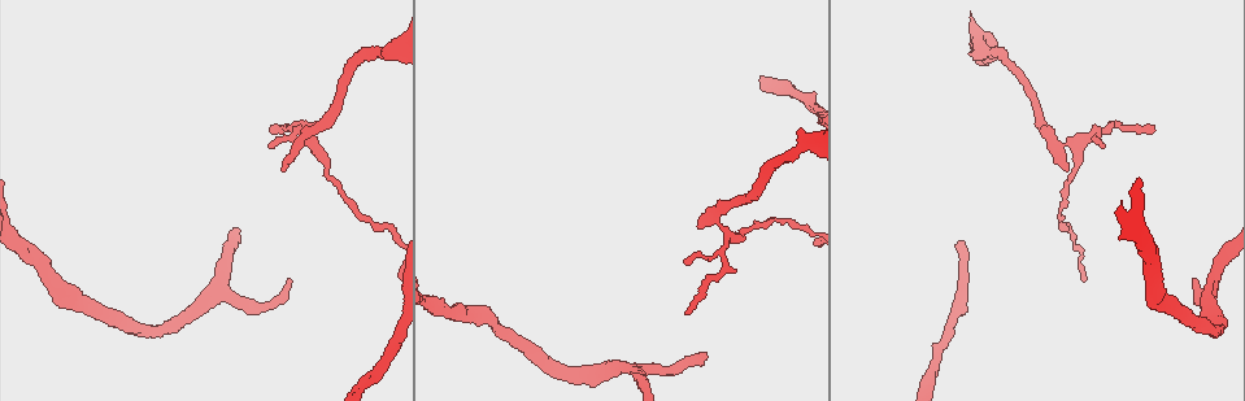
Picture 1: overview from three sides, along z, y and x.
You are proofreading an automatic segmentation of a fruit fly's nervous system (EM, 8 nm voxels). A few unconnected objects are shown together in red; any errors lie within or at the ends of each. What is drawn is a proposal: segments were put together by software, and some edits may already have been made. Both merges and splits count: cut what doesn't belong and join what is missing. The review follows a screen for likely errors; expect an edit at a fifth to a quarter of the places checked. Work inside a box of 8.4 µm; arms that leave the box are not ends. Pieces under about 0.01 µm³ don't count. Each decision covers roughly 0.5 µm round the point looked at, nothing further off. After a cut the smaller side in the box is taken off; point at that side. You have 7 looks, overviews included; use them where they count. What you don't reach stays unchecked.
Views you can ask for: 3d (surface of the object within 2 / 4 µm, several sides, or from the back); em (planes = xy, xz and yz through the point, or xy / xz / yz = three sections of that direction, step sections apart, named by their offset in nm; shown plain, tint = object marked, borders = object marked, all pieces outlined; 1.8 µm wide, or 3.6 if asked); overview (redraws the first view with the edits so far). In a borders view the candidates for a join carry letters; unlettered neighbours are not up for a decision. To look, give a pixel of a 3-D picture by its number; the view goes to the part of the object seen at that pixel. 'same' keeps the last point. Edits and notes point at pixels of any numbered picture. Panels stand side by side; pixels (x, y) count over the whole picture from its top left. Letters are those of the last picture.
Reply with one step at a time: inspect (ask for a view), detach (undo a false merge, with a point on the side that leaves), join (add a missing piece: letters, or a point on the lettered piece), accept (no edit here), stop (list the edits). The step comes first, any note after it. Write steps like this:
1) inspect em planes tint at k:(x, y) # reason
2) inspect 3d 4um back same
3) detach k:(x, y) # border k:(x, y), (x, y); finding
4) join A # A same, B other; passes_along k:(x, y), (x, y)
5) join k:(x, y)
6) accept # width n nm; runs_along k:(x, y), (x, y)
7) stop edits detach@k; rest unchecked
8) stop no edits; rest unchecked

inspect em yz step 16 borders at 1:(283, 171) # an open end

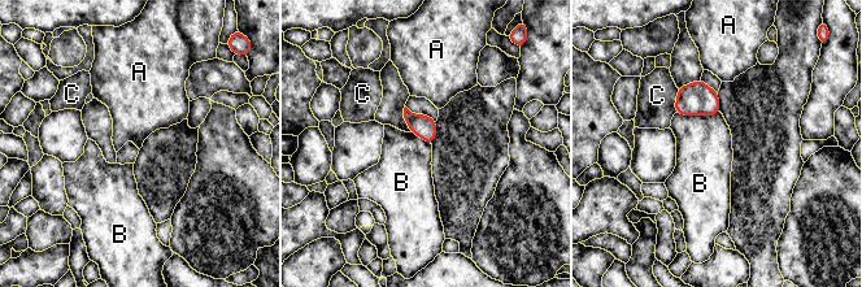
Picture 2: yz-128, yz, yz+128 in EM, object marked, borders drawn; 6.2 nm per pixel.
accept # A other, B other, C other; border 2:(719, 111), (708, 116), (677, 113); no lettered piece goes on from it

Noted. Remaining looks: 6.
inspect em xy step 16 borders at 1:(290, 280) # branch stops here

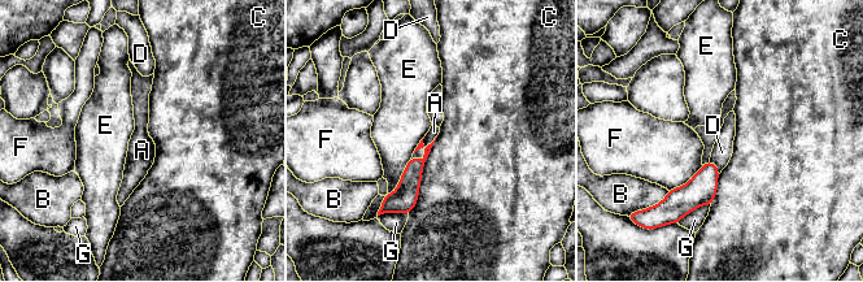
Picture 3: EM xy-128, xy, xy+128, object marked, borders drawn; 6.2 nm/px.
join A # longest_contact C 500 nm; A same, B other, C other, D other, E other, F other, G other; passes_along 3:(408, 189), (425, 152), (434, 131); the cell continues

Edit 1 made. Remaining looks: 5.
stop edits join@3; rest unchecked

